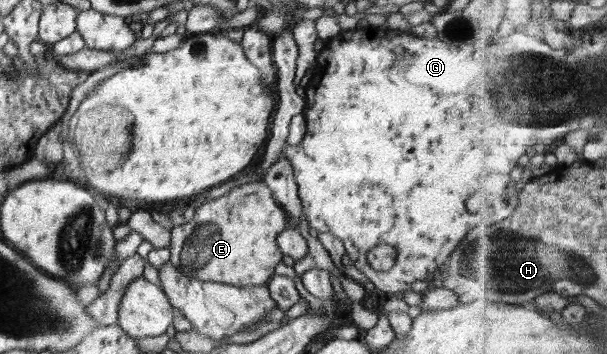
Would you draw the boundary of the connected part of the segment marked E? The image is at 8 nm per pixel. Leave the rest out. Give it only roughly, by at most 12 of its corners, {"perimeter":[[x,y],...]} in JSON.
{"perimeter":[[262,181],[171,230],[180,273],[267,285],[287,213]]}

